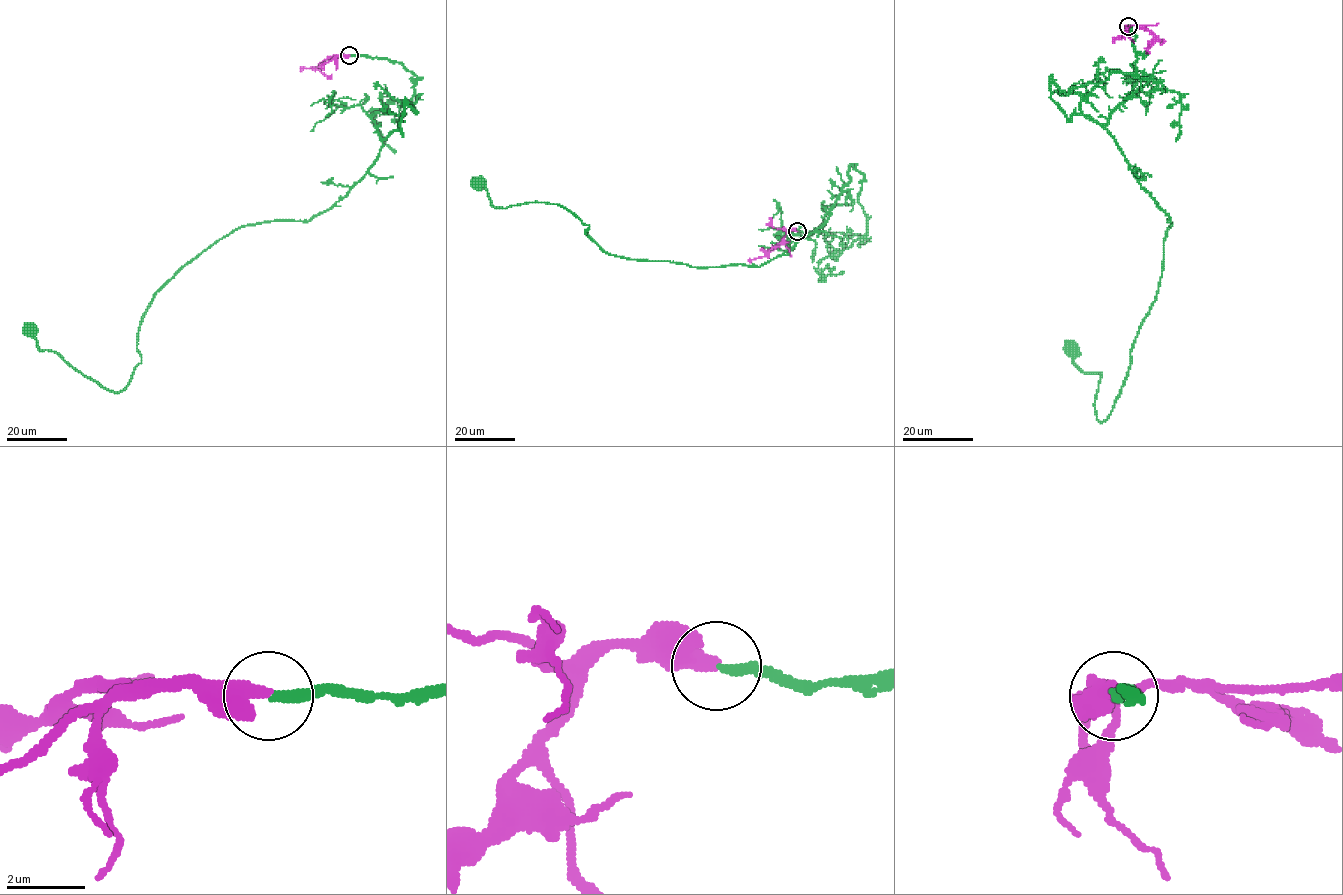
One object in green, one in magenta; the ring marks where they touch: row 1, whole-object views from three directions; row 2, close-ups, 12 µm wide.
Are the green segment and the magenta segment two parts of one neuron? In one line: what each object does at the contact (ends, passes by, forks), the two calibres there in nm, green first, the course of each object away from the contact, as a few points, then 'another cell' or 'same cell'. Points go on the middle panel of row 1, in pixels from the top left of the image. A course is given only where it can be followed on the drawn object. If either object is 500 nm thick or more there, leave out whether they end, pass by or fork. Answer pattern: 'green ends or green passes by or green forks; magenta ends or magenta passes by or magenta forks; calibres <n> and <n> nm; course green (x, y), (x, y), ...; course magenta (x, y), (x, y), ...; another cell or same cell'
green ends; magenta ends; calibres 240 and 440 nm; course green (797, 231), (865, 238), (852, 164), (828, 219), (759, 266), (607, 254), (566, 209), (494, 207), (480, 181); course magenta (797, 231), (789, 230), (765, 254), (774, 247), (780, 248); same cell

